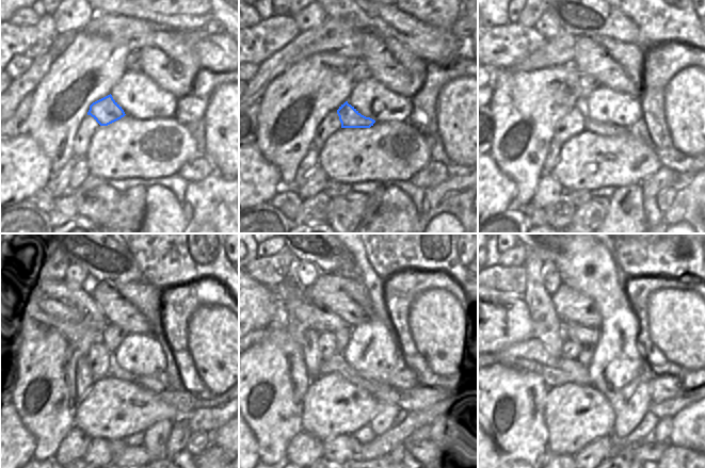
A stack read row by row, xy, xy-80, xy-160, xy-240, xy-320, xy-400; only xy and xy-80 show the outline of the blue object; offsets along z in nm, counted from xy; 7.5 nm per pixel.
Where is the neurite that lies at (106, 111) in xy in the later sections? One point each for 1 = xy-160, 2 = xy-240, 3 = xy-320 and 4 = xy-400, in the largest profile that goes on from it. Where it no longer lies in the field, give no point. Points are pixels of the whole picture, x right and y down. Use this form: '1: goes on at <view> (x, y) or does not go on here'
1: goes on at xy-160 (604, 129)
2: goes on at xy-240 (157, 383)
3: goes on at xy-320 (403, 377)
4: goes on at xy-400 (661, 388)

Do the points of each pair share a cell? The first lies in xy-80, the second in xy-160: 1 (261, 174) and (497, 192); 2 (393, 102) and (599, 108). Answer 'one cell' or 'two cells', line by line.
1: one cell
2: one cell

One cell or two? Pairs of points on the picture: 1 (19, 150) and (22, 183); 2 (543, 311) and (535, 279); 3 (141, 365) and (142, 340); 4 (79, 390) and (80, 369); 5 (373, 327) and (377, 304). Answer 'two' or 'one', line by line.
1: one
2: one
3: one
4: one
5: two

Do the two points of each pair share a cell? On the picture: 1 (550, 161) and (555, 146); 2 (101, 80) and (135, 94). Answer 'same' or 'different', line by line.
1: same
2: different

